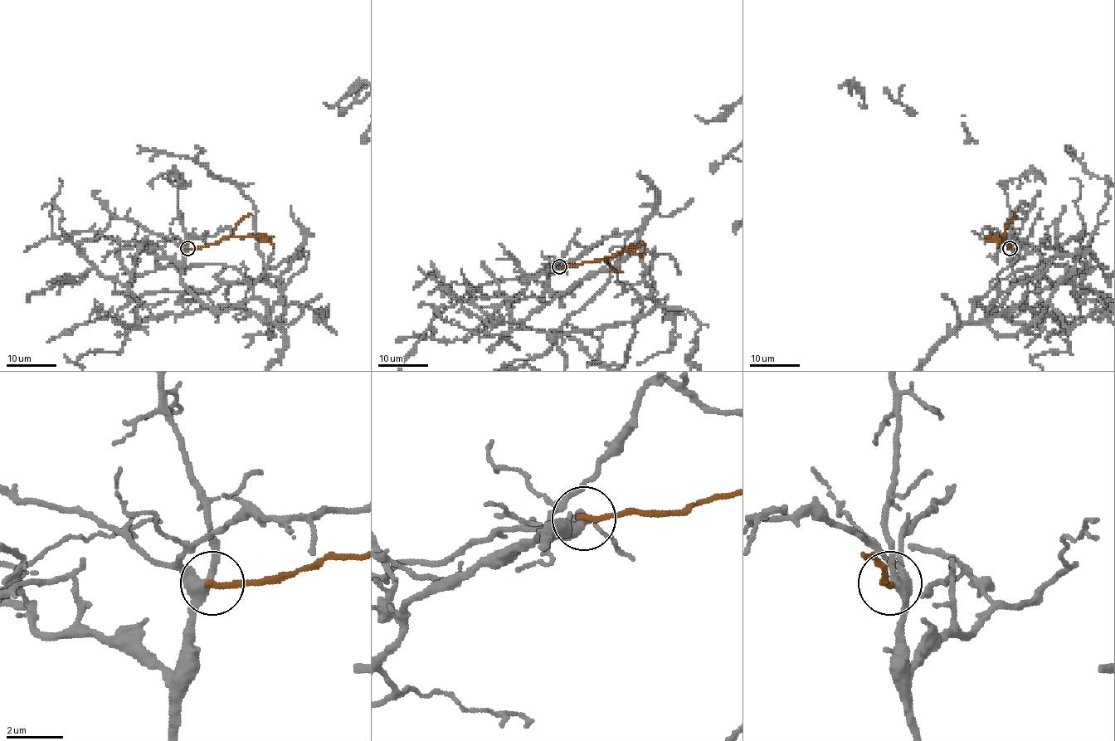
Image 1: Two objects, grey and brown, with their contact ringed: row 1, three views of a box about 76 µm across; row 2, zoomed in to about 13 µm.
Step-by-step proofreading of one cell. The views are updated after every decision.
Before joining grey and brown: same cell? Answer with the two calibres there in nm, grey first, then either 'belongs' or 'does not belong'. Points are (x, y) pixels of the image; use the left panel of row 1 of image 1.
280 nm thick on the grey side, 200 nm on the other; does not belong

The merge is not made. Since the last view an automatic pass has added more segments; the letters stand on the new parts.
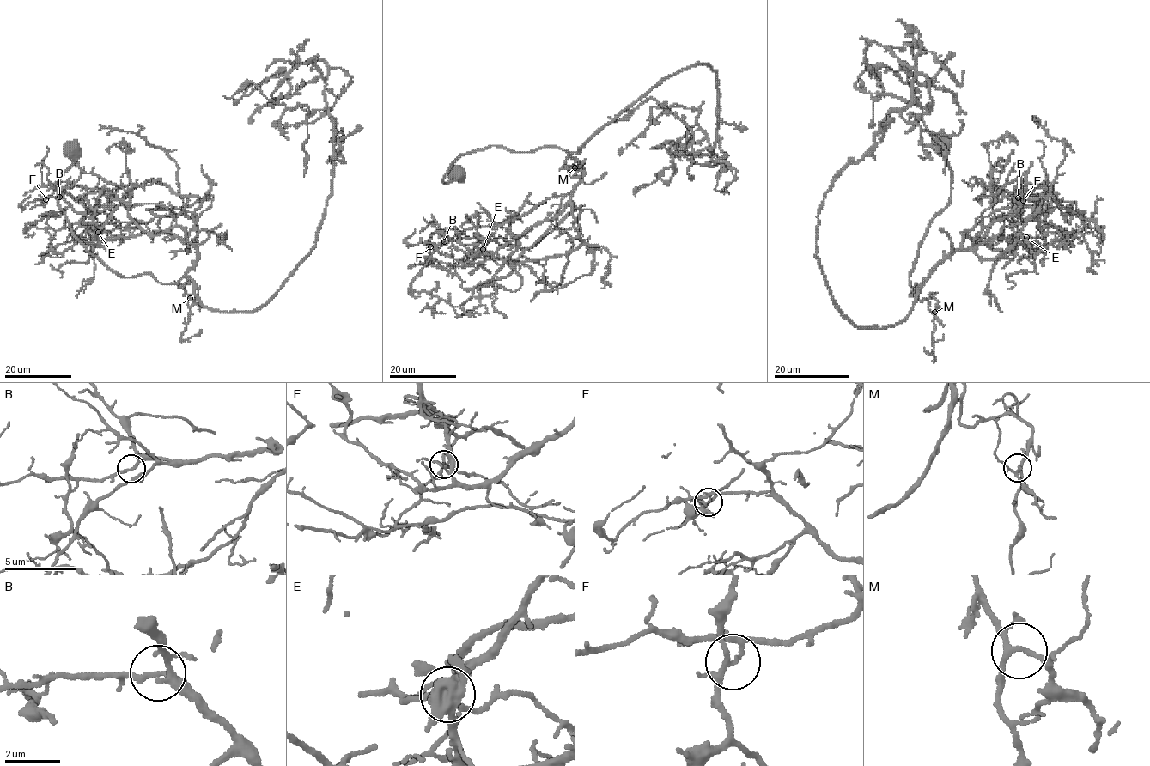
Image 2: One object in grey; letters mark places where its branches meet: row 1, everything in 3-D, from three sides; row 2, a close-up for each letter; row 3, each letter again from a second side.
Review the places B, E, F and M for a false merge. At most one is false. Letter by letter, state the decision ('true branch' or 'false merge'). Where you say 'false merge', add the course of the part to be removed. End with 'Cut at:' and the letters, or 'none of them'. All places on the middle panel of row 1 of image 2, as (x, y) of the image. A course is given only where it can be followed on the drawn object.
B: true branch
E: true branch
F: false merge | (430, 246), (429, 254), (459, 277), (463, 288), (489, 282), (516, 246), (485, 242), (478, 215), (461, 227)
M: true branch
Cut at: F

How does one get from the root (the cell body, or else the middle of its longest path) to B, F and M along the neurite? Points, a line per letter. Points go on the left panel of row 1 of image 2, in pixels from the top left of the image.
B: (73, 150), (58, 205), (92, 253), (162, 283), (197, 259), (163, 233), (100, 241), (60, 197)
F: (73, 150), (58, 205), (92, 253), (162, 283), (197, 259), (163, 233), (100, 241), (91, 218), (45, 199)
M: (73, 150), (58, 186), (73, 235), (124, 276), (149, 274), (162, 283), (185, 276), (180, 286), (190, 298)

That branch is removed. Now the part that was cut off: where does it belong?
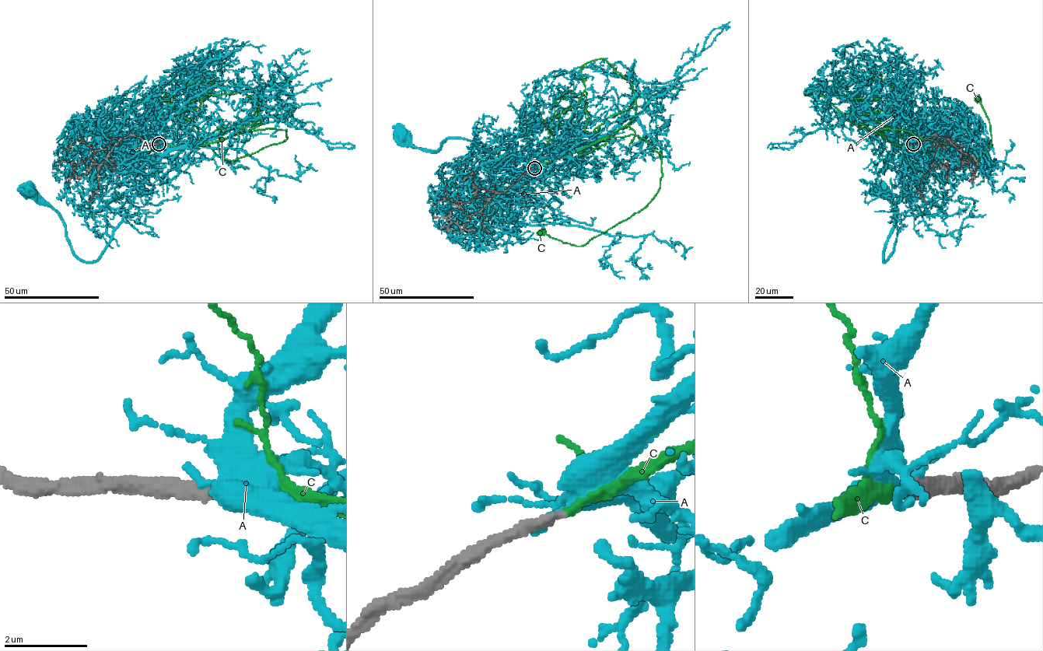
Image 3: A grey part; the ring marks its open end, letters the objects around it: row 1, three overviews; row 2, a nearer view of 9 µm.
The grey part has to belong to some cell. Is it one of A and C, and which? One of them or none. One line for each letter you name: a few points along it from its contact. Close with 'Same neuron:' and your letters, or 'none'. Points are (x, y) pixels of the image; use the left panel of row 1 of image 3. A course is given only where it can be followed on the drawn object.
C: course (159, 144), (193, 146), (265, 128), (285, 130), (287, 138), (233, 160), (223, 159), (195, 123), (166, 98)
Same neuron: C

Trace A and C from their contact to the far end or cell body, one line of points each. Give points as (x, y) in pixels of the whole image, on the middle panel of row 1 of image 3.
A: (533, 168), (542, 160), (514, 159), (502, 148), (489, 152), (449, 138), (429, 150), (402, 135)
C: (533, 168), (608, 138), (631, 134), (643, 138), (661, 155), (660, 186), (639, 211), (580, 246), (541, 232)

